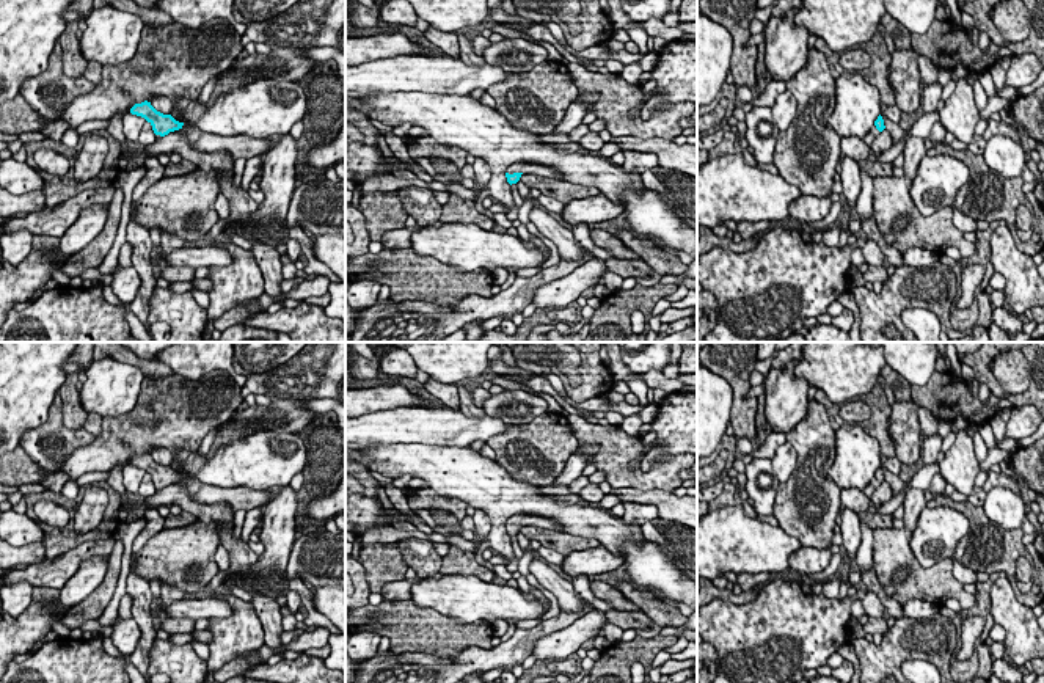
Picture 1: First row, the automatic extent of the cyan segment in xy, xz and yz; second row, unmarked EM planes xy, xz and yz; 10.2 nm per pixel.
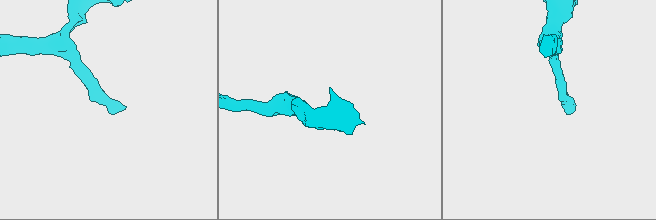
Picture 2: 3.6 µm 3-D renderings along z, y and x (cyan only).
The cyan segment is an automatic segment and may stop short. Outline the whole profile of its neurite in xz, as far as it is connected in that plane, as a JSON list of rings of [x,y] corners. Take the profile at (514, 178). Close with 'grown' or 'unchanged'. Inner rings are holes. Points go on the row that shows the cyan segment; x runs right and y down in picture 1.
[[[517,162],[507,168],[506,173],[507,182],[510,185],[517,184],[523,173],[537,174],[542,177],[560,179],[560,174],[549,166],[527,163],[527,162]]]; grown

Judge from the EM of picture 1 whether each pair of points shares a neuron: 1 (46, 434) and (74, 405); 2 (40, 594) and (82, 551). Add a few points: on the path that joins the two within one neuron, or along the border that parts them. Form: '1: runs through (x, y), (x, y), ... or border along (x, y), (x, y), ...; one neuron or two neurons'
1: border along (58, 391), (63, 423), (68, 427), (83, 429); two neurons
2: border along (36, 586), (51, 586), (54, 589); two neurons

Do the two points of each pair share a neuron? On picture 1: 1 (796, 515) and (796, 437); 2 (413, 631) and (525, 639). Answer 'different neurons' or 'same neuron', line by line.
1: same neuron
2: different neurons

